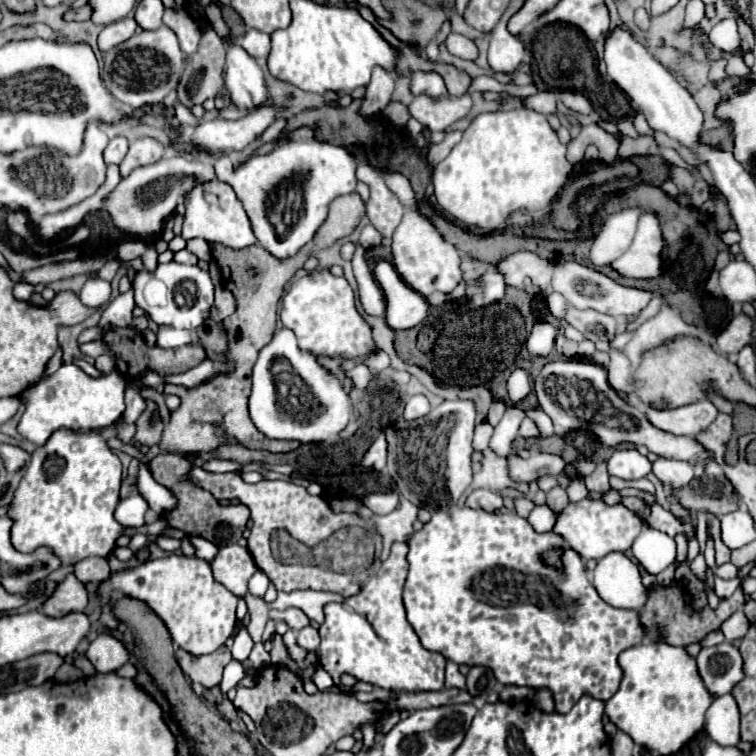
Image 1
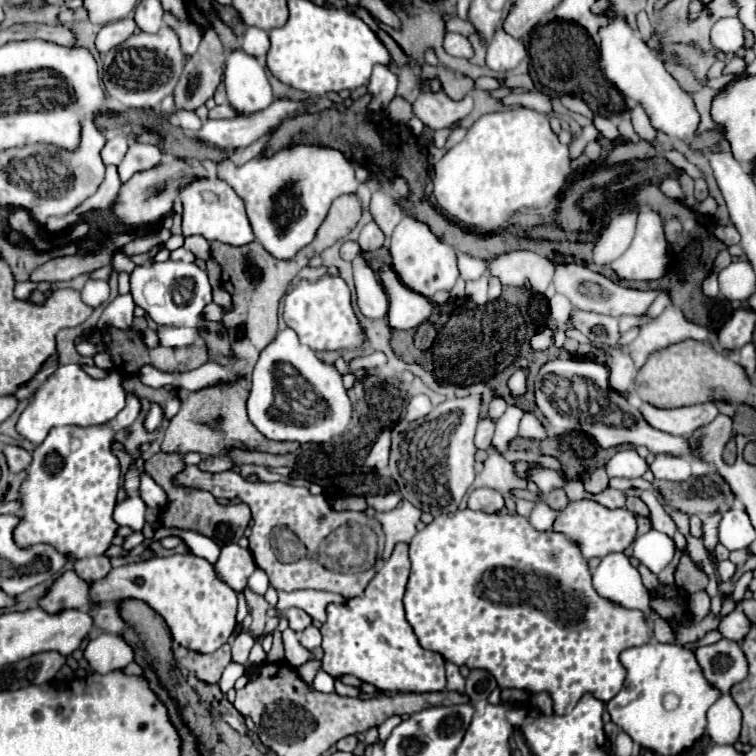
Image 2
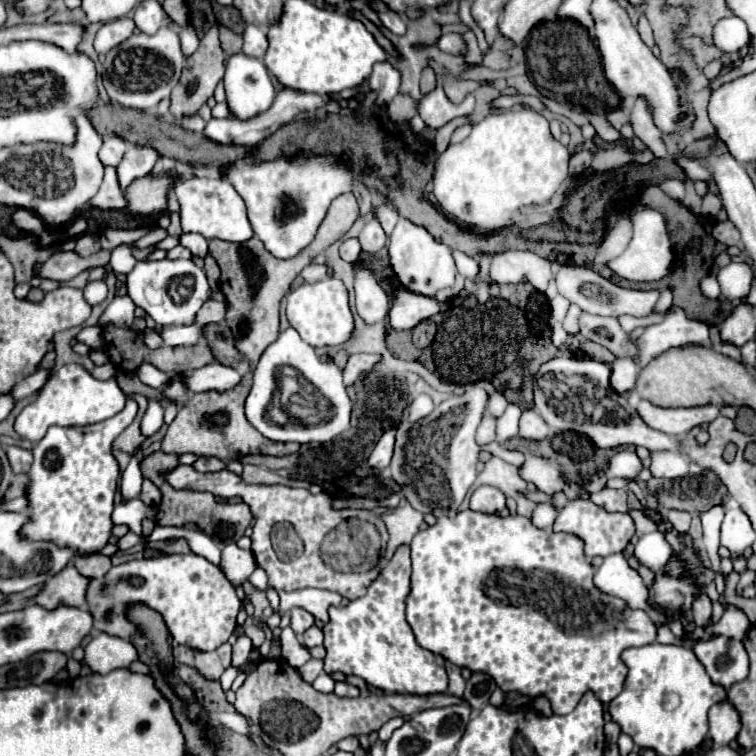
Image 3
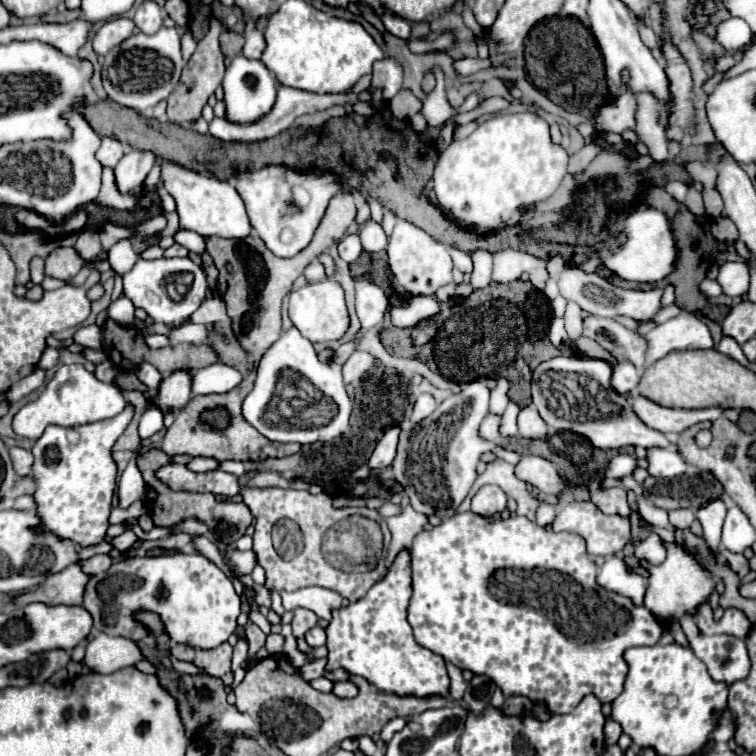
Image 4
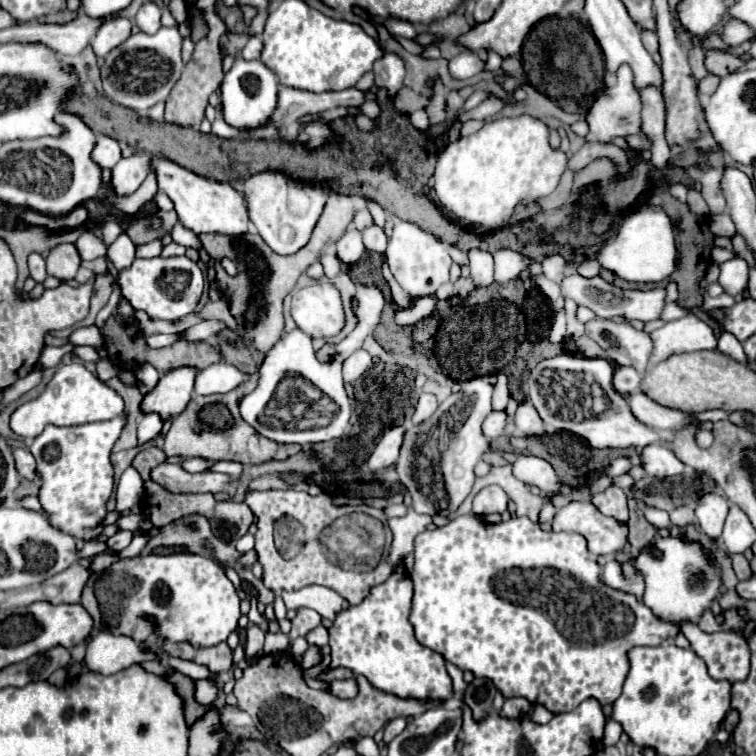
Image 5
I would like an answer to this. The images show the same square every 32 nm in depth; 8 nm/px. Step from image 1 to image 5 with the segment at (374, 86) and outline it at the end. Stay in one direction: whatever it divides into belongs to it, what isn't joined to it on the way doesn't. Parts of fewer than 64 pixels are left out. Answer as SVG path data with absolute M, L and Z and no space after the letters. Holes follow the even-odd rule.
M386 54L384 58L374 62L374 84L376 86L388 86L388 96L394 96L402 88L404 80L404 62L394 56Z

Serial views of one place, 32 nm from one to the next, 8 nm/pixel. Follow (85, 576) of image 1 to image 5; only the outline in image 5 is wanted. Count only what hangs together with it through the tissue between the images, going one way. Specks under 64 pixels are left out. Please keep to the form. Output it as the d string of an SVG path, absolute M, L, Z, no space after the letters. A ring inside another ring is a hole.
M98 554L94 560L92 560L92 570L94 572L104 572L106 568L110 568L110 564L114 564L118 560L118 556L112 556L112 554Z

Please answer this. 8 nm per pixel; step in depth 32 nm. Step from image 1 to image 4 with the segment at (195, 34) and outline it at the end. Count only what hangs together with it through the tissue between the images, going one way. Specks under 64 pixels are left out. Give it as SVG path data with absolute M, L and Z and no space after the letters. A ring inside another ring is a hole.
M182 32L182 56L184 60L188 60L192 56L192 52L196 50L196 40L192 36L192 32Z

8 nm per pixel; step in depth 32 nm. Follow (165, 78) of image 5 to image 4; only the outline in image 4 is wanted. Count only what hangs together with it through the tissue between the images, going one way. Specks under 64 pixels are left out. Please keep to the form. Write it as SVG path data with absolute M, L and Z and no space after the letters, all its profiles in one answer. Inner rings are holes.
M162 26L154 36L138 32L112 48L102 64L102 82L112 102L144 114L170 96L180 80L182 68L184 60L180 54L180 32L176 28Z

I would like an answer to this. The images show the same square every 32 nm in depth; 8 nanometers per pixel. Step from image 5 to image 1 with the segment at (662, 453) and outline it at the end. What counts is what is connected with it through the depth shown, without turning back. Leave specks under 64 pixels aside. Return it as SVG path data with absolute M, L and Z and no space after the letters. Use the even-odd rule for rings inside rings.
M658 458L654 462L654 474L672 490L682 490L694 480L694 468L680 460L664 460Z

